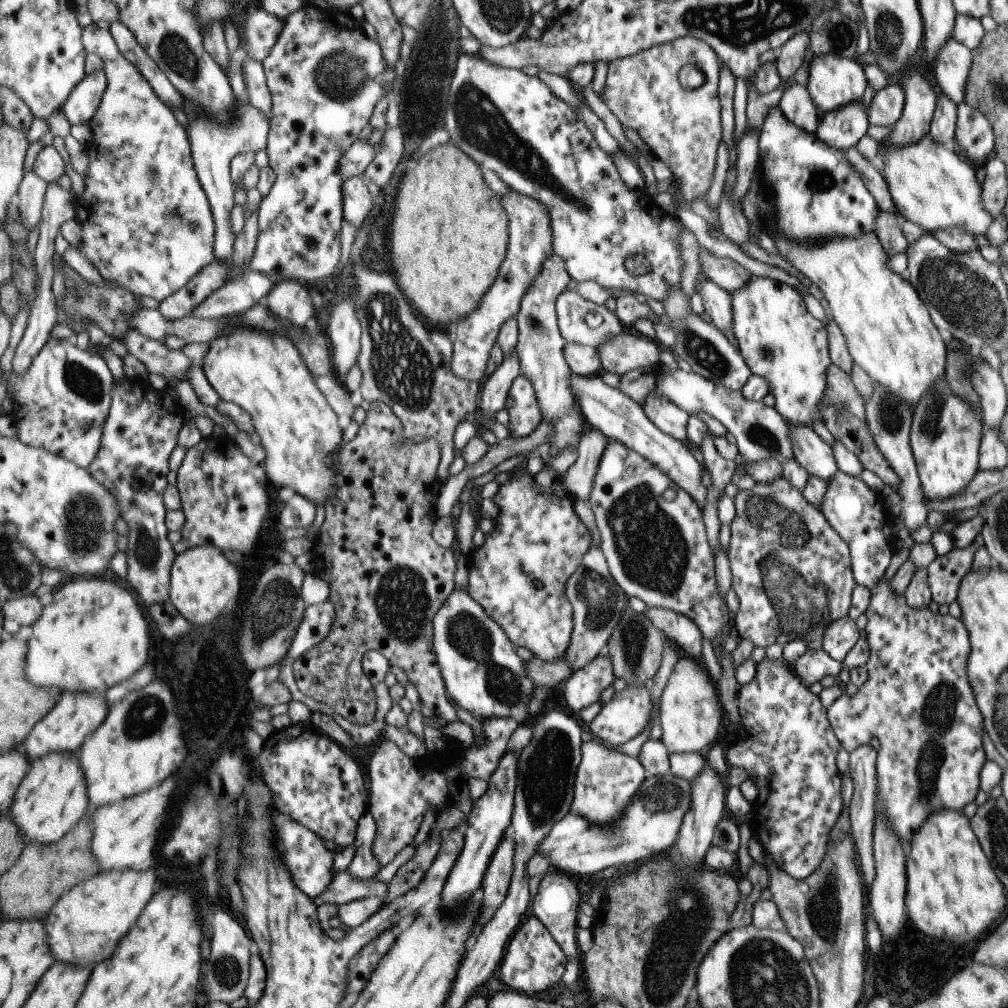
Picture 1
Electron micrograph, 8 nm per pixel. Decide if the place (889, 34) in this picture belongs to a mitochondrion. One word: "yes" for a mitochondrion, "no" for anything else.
yes

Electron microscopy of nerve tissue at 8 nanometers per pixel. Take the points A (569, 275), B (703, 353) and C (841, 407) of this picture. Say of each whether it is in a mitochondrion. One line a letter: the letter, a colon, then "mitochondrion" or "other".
A: other
B: mitochondrion
C: mitochondrion

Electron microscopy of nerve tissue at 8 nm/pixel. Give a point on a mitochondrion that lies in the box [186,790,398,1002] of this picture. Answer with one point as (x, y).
(227, 975)

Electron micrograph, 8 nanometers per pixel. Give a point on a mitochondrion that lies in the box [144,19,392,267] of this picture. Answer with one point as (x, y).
(343, 75)

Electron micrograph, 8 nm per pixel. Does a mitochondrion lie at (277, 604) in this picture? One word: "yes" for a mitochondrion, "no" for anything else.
yes

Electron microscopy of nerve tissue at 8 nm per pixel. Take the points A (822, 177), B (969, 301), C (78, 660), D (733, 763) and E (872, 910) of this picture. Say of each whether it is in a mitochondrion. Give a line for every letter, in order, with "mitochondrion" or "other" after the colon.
A: mitochondrion
B: mitochondrion
C: other
D: other
E: other

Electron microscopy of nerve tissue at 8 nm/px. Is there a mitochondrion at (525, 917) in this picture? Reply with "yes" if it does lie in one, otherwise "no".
no

